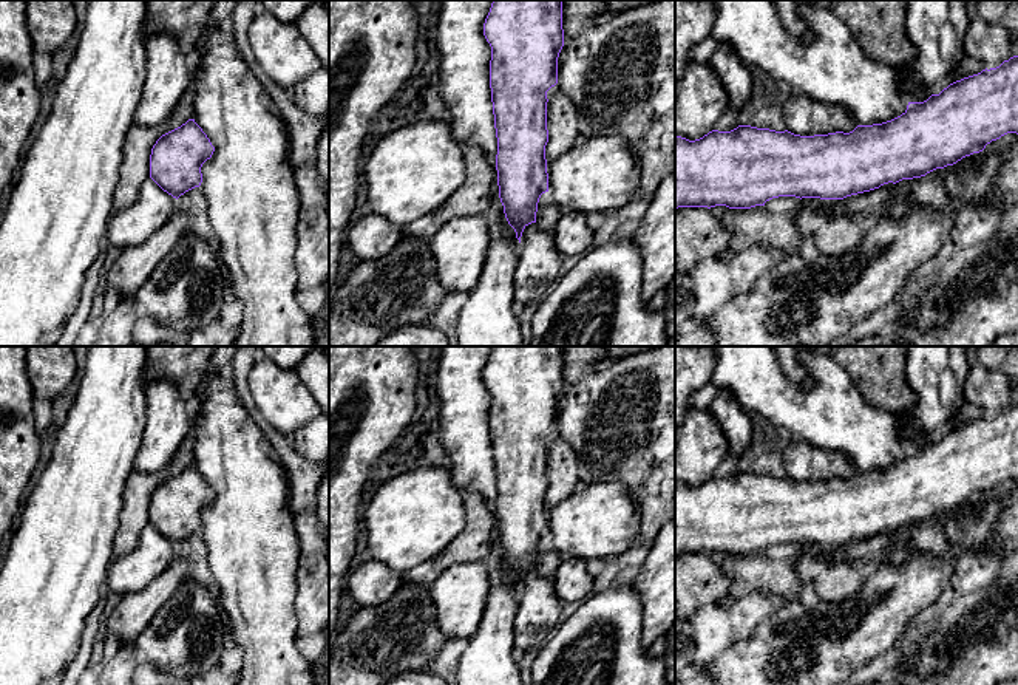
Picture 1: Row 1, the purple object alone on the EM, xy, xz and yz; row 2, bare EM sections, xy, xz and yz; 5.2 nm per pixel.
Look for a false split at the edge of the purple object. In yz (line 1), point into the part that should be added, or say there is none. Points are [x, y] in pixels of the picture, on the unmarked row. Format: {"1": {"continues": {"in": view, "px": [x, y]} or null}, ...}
{"1": {"continues": null}}

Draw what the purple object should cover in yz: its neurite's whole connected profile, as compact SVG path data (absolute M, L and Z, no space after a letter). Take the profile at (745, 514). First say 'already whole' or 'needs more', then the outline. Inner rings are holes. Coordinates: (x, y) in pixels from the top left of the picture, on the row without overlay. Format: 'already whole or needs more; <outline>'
already whole; M1018 402L950 430L887 469L853 478L800 482L738 472L700 486L675 482L675 555L751 555L779 543L843 546L888 529L913 526L979 499L1007 479L1018 481Z

